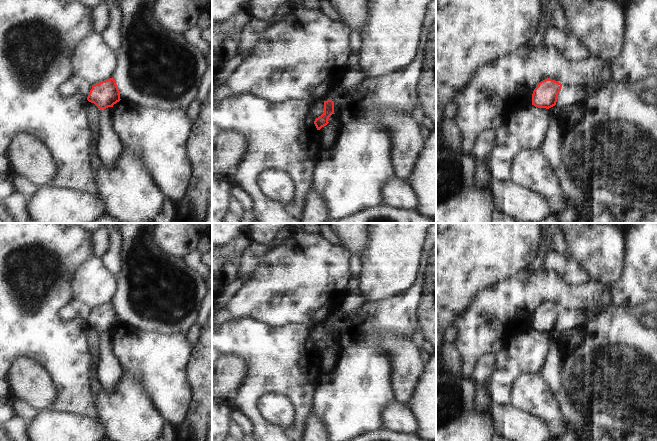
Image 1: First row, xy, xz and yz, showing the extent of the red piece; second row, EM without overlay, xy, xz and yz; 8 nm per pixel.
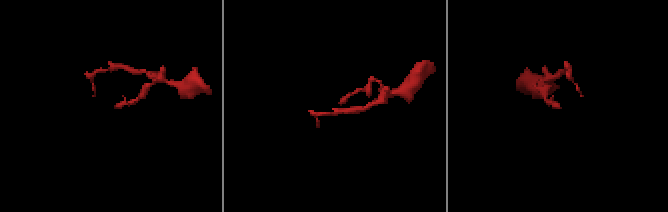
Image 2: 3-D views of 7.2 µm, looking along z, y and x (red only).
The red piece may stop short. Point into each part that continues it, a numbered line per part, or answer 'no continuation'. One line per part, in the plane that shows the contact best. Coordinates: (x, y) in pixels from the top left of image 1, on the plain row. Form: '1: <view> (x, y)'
no continuation

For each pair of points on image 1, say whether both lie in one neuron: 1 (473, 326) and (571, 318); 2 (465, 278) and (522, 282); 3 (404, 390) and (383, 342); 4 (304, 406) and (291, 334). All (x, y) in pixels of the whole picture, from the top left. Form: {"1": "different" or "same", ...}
{"1": "different", "2": "different", "3": "same", "4": "same"}

